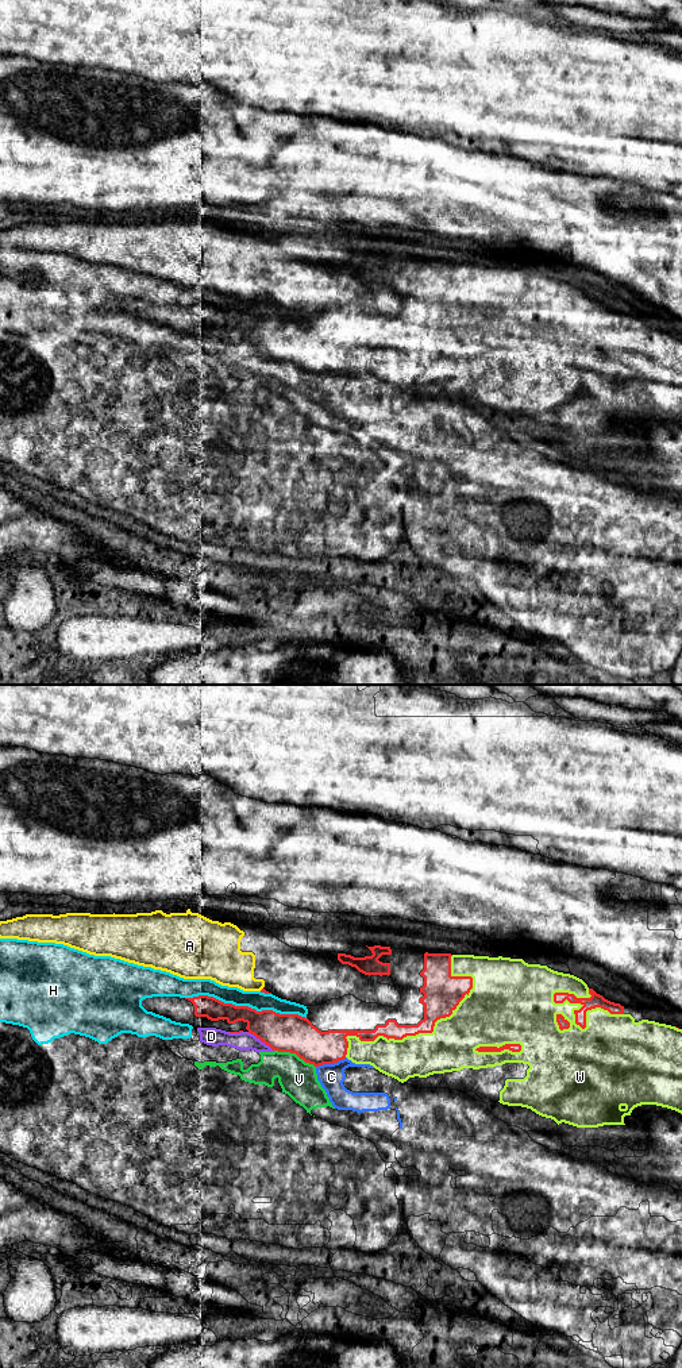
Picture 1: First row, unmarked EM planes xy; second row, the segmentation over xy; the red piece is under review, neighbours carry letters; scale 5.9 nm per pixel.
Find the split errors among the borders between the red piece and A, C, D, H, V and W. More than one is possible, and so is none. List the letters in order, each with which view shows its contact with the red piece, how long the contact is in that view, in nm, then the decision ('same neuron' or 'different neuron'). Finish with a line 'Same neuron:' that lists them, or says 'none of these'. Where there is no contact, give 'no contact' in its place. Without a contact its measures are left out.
A: no contact | different neuron
C: xy | 190 nm | different neuron
D: xy | 200 nm | different neuron
H: xy | 750 nm | different neuron
V: xy | 260 nm | different neuron
W: xy | 900 nm | same neuron
Same neuron: W

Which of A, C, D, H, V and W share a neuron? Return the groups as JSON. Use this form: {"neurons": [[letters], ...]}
{"neurons": [["A"], ["C", "D", "H", "V"], ["W"]]}

